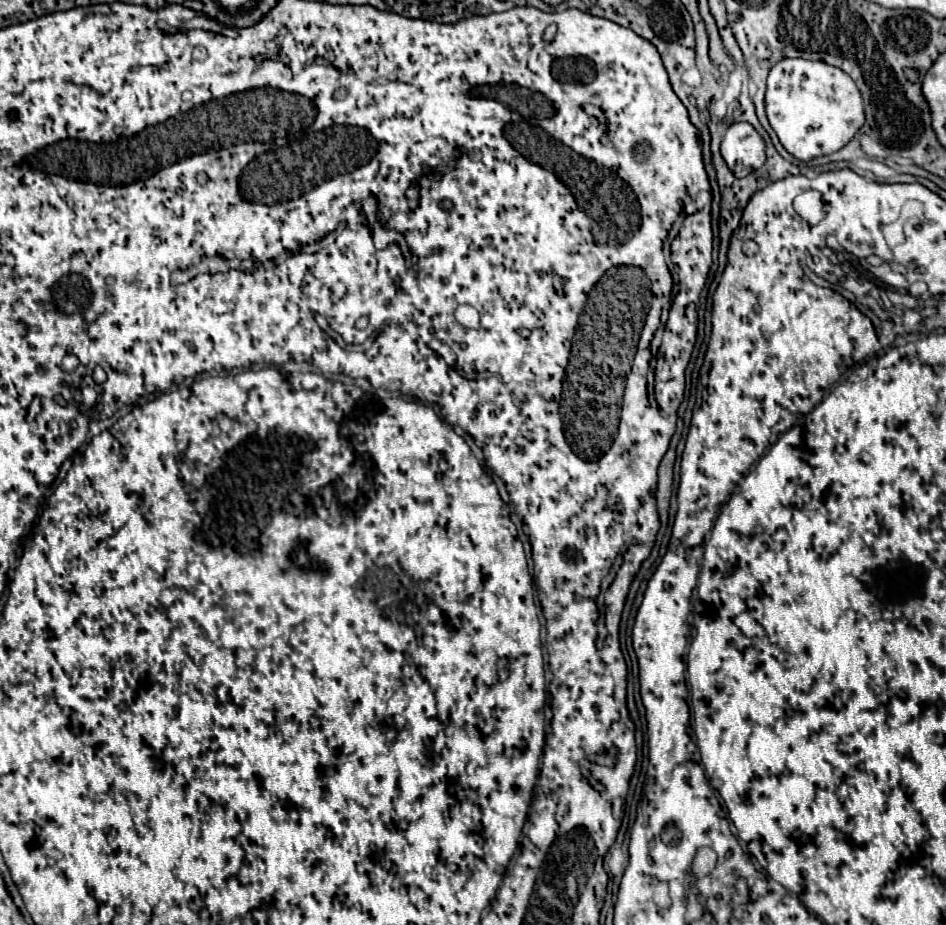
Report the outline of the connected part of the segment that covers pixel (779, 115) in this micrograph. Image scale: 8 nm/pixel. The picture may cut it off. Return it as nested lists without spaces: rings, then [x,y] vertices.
[[[781,59],[773,65],[765,93],[767,119],[783,147],[801,161],[813,161],[843,149],[865,123],[863,99],[855,81],[823,61]]]

